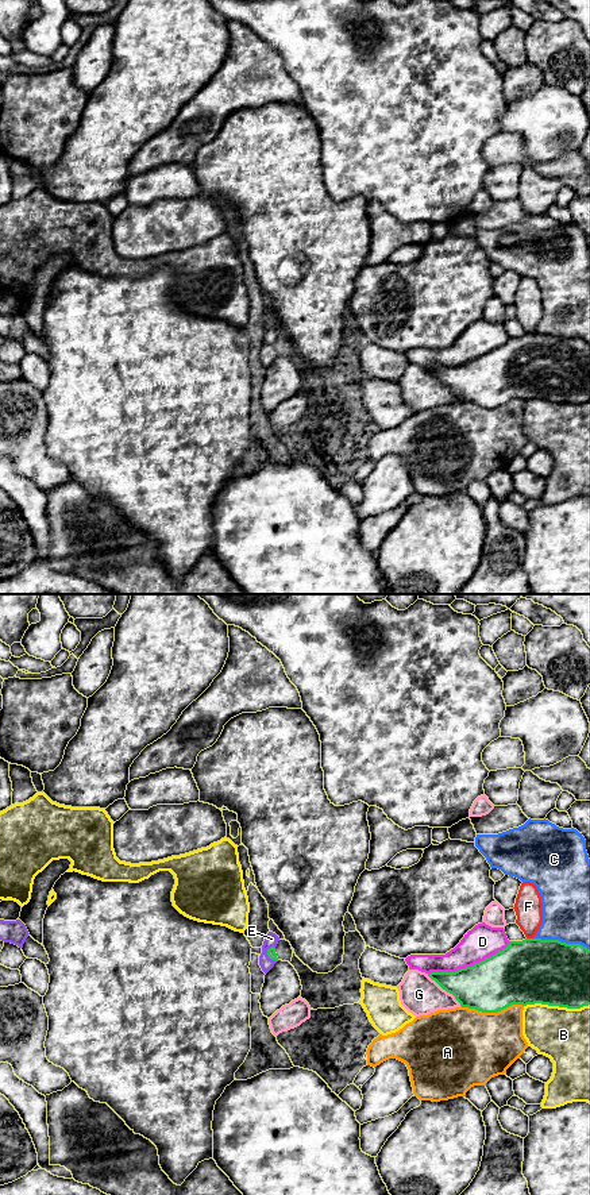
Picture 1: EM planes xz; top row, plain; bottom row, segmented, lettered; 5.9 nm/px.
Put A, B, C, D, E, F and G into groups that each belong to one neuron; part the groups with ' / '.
A / B / C / D / E / F / G

